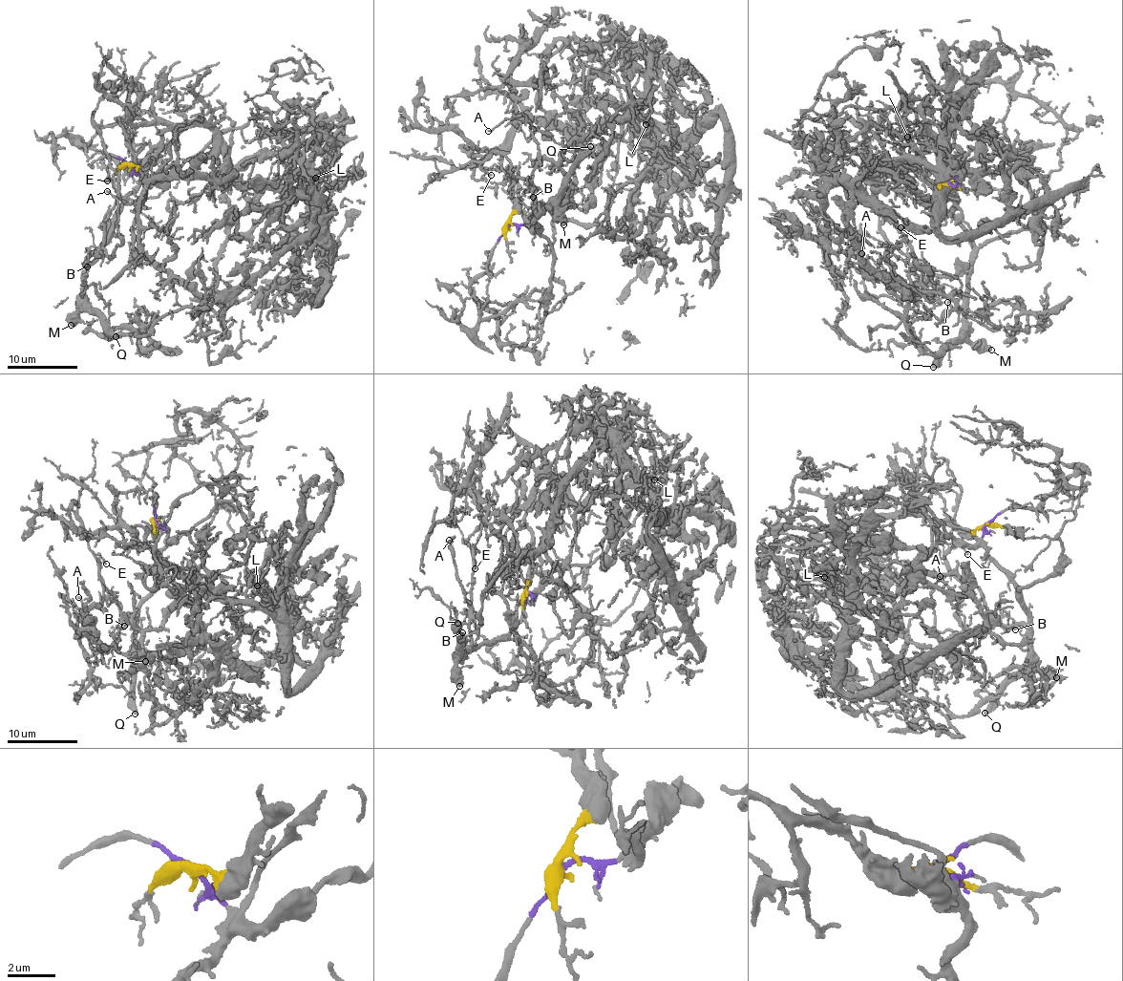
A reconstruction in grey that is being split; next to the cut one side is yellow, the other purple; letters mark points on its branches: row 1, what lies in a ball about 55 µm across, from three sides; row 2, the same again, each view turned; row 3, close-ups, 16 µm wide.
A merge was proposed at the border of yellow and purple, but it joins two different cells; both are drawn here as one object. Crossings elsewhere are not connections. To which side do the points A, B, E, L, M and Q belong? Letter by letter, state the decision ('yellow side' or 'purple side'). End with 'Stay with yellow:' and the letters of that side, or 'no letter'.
A: purple side
B: purple side
E: purple side
L: yellow side
M: purple side
Q: purple side
Stay with yellow: L

